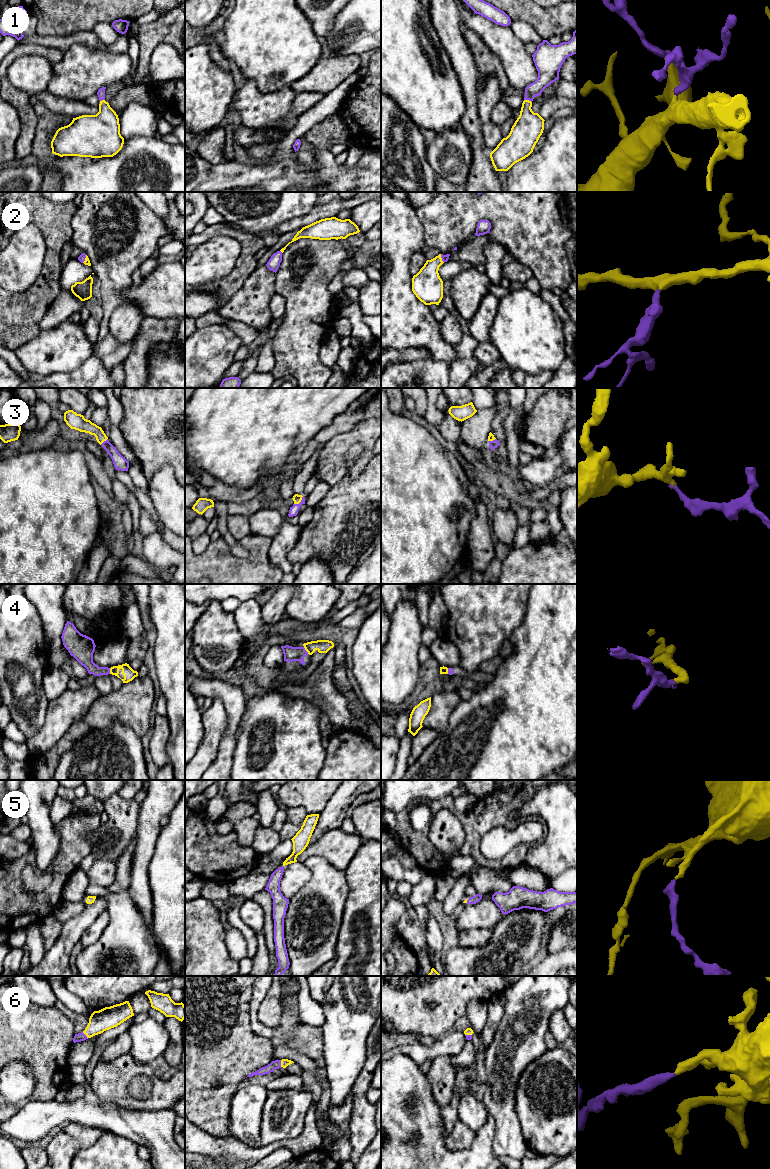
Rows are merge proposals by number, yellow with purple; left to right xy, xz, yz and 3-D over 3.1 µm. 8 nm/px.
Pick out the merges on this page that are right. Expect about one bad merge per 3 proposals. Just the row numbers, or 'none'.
1, 2, 3, 5, 6

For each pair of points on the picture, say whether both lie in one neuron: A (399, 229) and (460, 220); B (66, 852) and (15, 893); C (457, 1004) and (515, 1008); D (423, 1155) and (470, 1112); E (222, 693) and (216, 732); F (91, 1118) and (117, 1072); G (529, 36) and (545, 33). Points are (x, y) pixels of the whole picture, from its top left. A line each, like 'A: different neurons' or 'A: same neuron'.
A: different neurons
B: same neuron
C: different neurons
D: different neurons
E: different neurons
F: different neurons
G: different neurons

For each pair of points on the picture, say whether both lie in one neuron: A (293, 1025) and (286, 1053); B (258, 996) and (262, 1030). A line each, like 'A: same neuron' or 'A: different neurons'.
A: different neurons
B: same neuron

